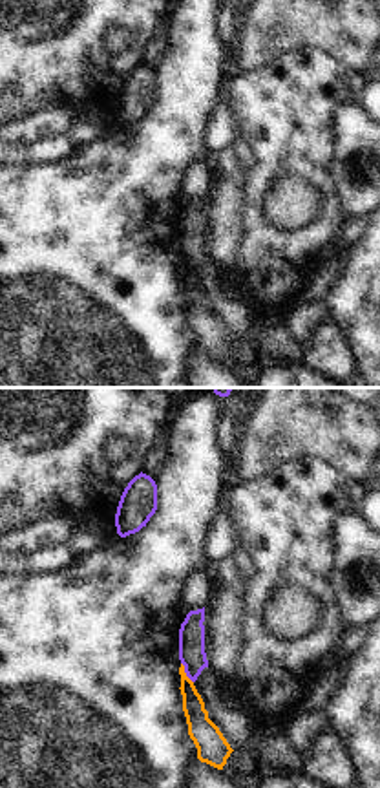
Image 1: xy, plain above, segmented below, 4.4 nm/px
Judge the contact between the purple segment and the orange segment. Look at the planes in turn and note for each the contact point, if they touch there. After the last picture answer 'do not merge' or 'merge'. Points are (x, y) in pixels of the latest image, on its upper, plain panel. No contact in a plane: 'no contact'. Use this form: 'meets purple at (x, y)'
meets purple at (187, 264)

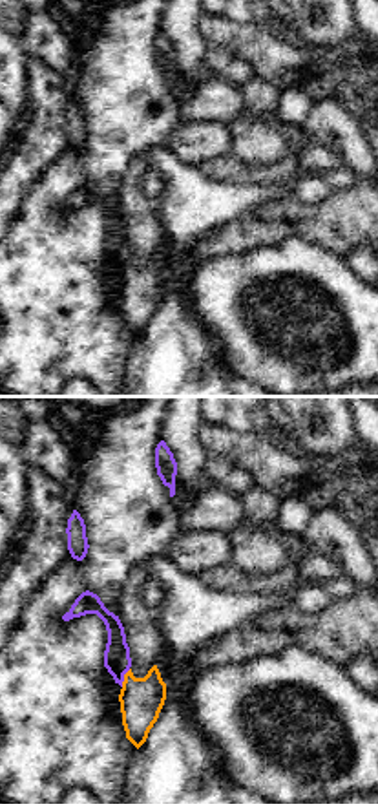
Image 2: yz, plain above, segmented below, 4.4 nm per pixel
meets purple at (123, 269)

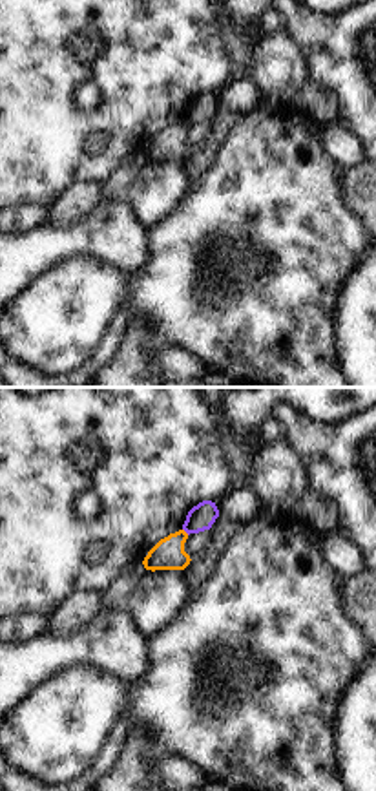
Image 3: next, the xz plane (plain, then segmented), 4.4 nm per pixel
meets purple at (187, 123)

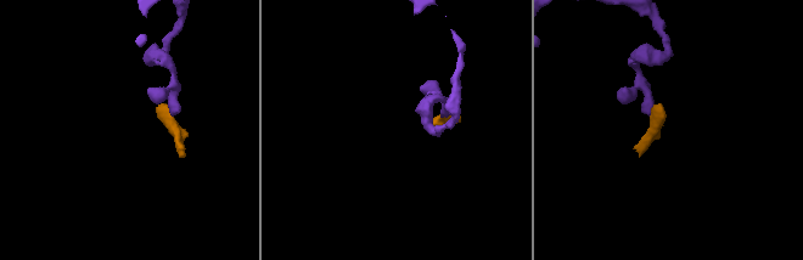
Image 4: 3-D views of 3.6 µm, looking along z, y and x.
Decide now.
do not merge

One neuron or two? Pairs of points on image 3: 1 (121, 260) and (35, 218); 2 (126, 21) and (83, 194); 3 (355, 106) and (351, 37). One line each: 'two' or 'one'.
1: two
2: two
3: one

